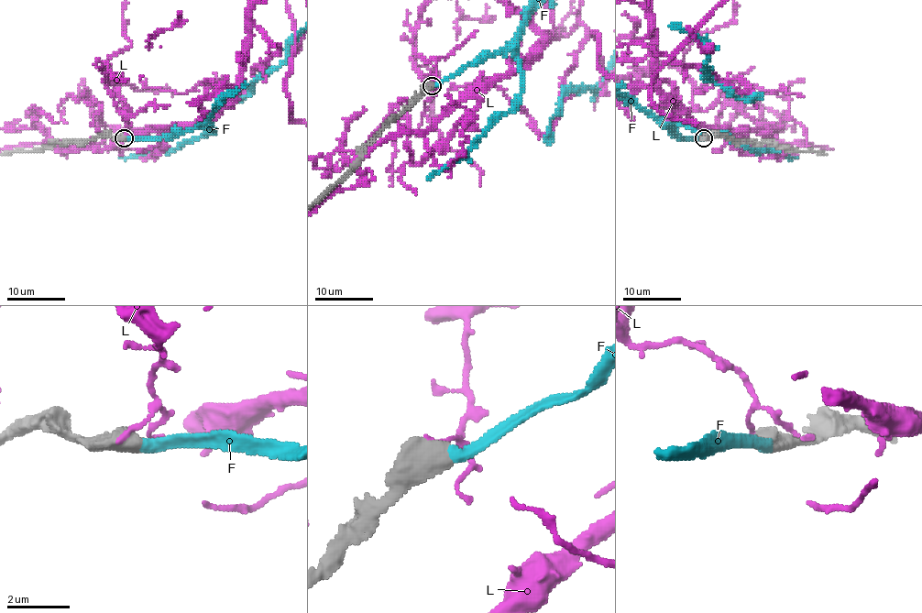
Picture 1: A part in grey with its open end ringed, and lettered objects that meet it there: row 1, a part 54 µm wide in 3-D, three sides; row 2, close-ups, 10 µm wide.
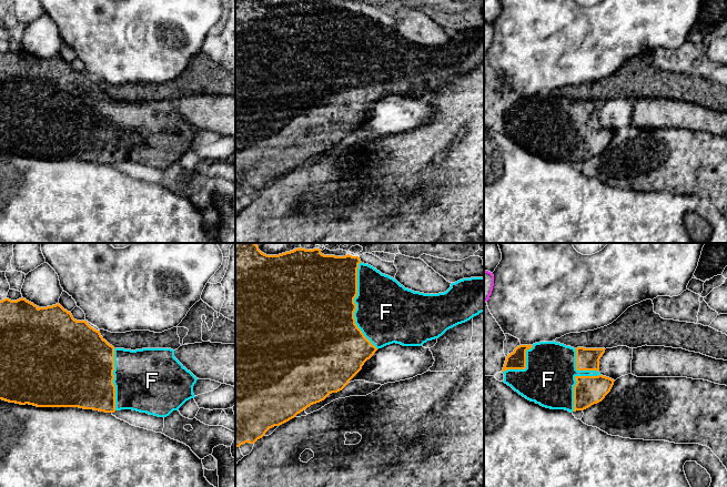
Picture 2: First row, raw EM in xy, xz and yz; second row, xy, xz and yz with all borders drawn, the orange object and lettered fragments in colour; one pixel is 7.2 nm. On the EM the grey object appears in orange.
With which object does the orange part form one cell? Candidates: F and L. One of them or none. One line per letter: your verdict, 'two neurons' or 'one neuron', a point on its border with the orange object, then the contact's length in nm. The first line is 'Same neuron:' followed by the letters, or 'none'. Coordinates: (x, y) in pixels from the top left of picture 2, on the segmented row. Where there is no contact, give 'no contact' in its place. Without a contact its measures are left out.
Same neuron: F
F: one neuron | xz (355, 305) | 650 nm
L: two neurons | no contact

